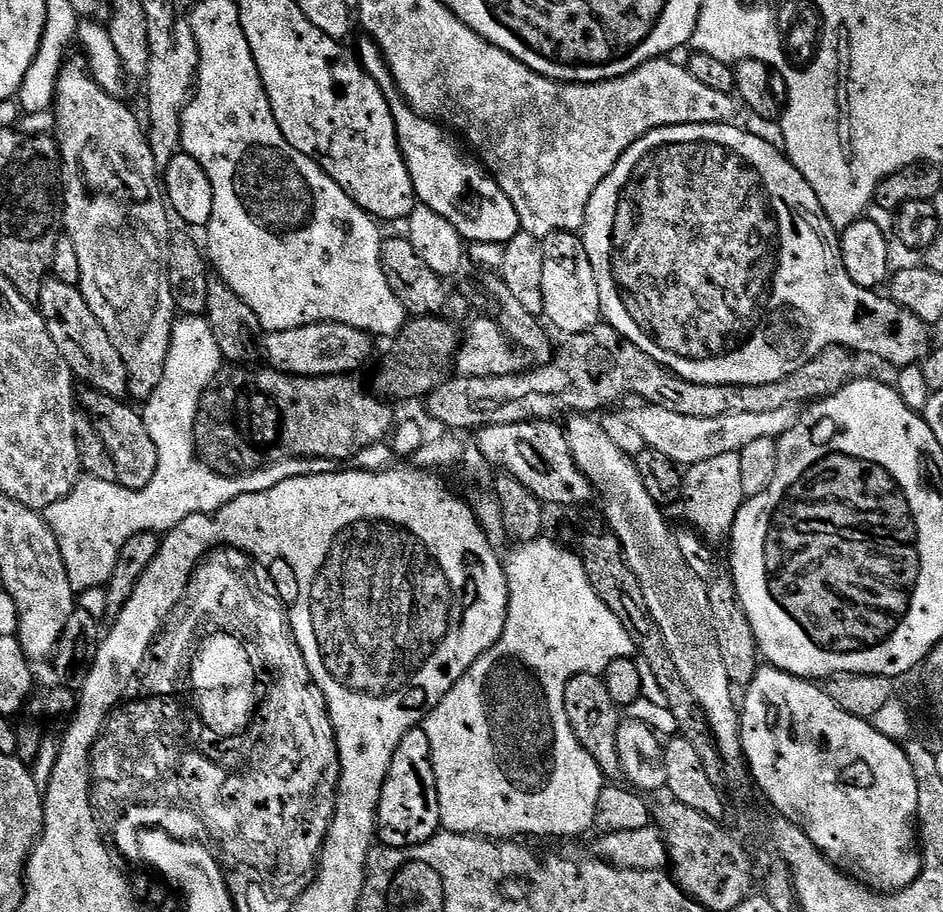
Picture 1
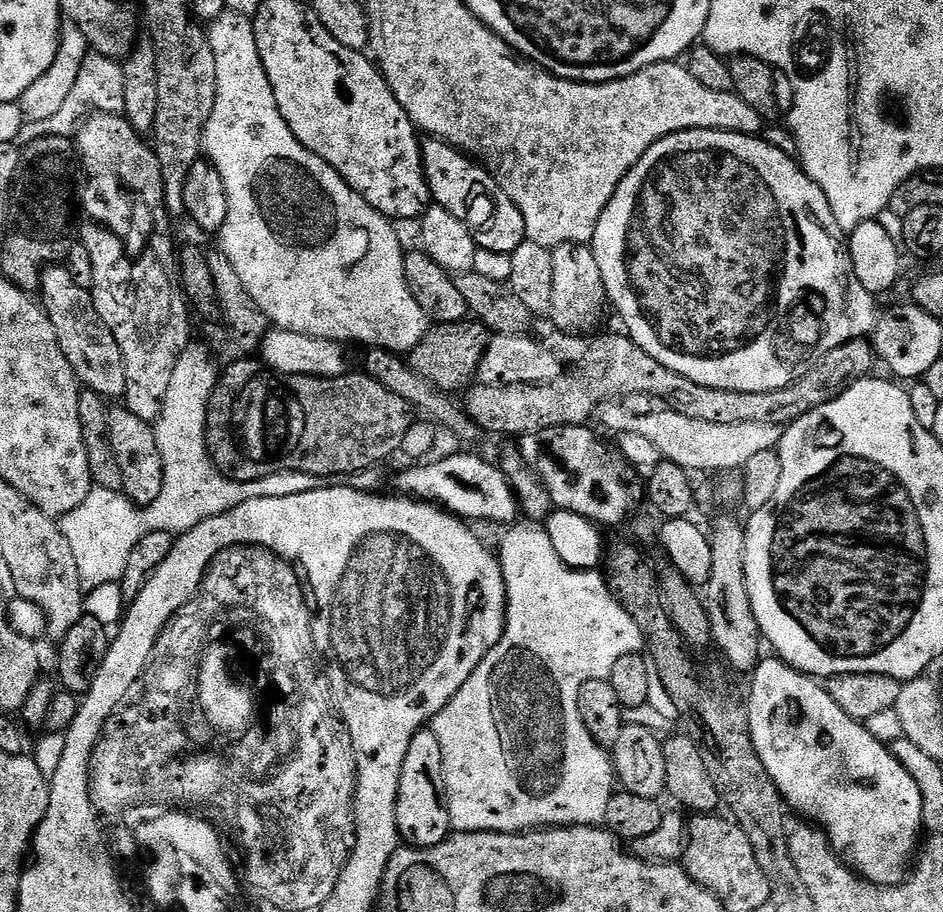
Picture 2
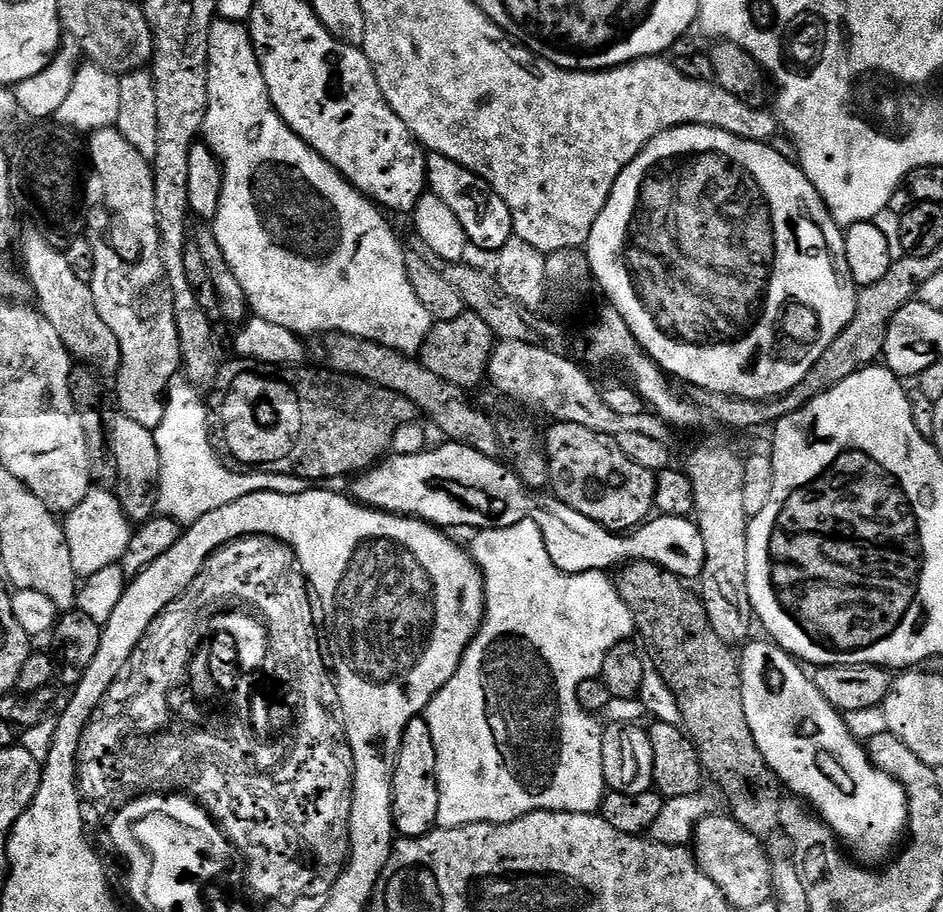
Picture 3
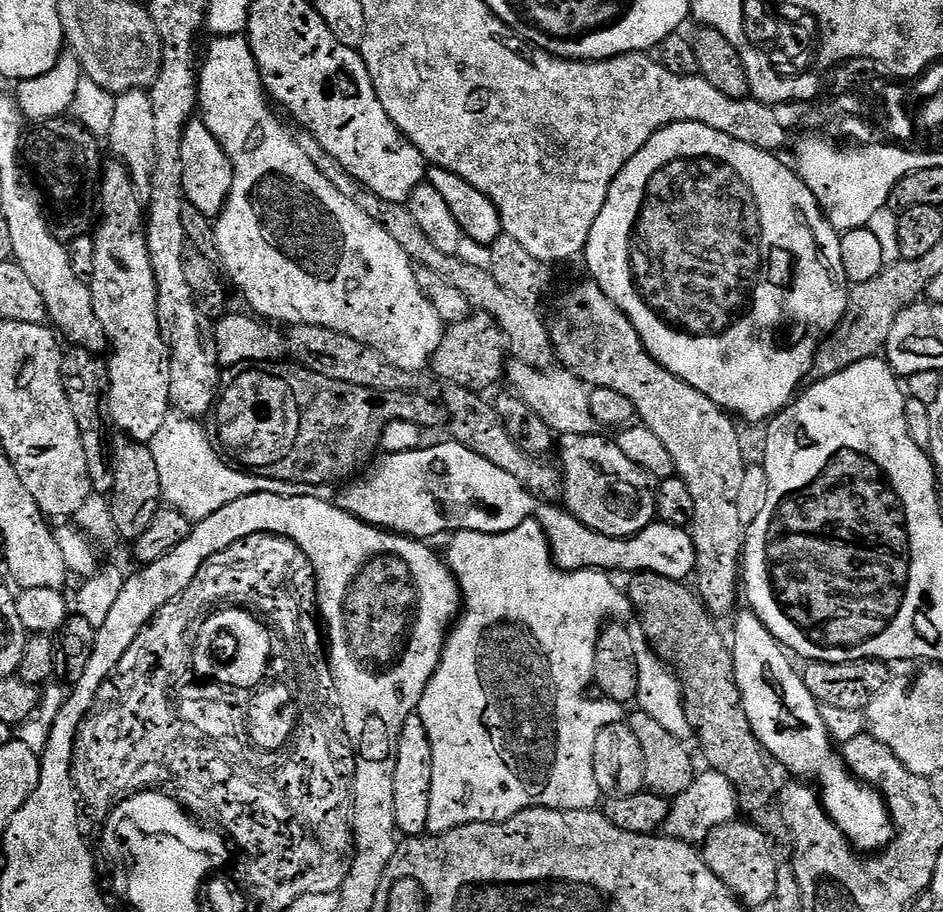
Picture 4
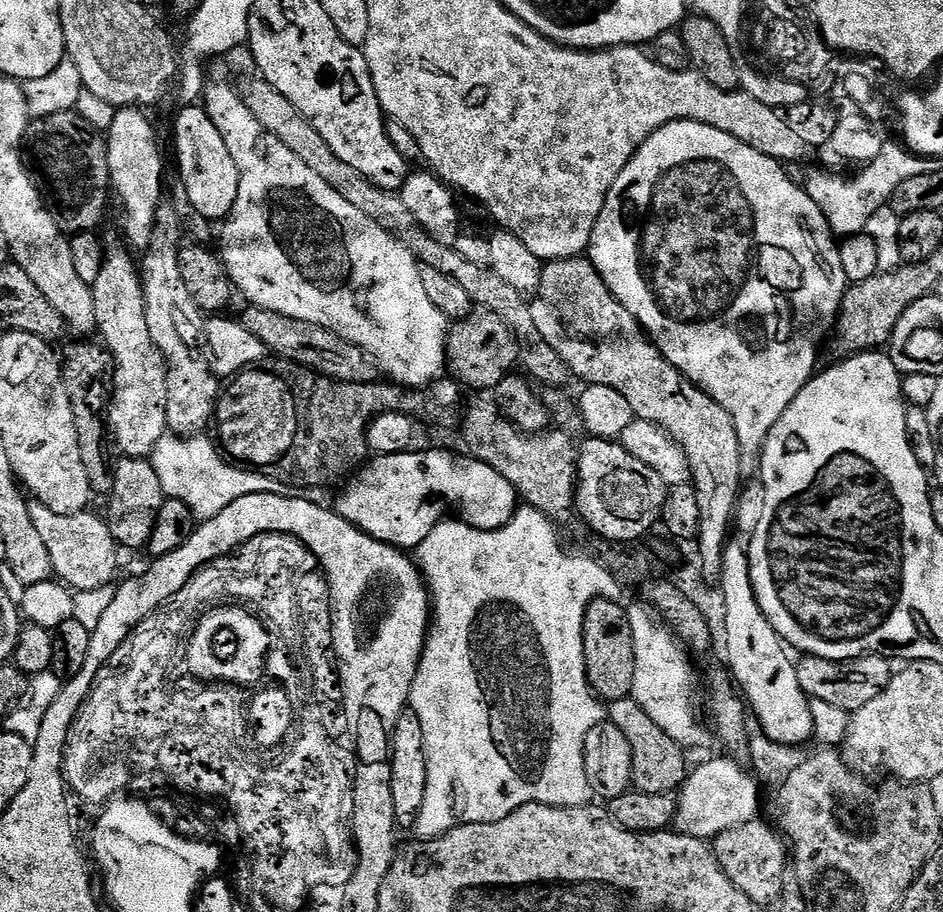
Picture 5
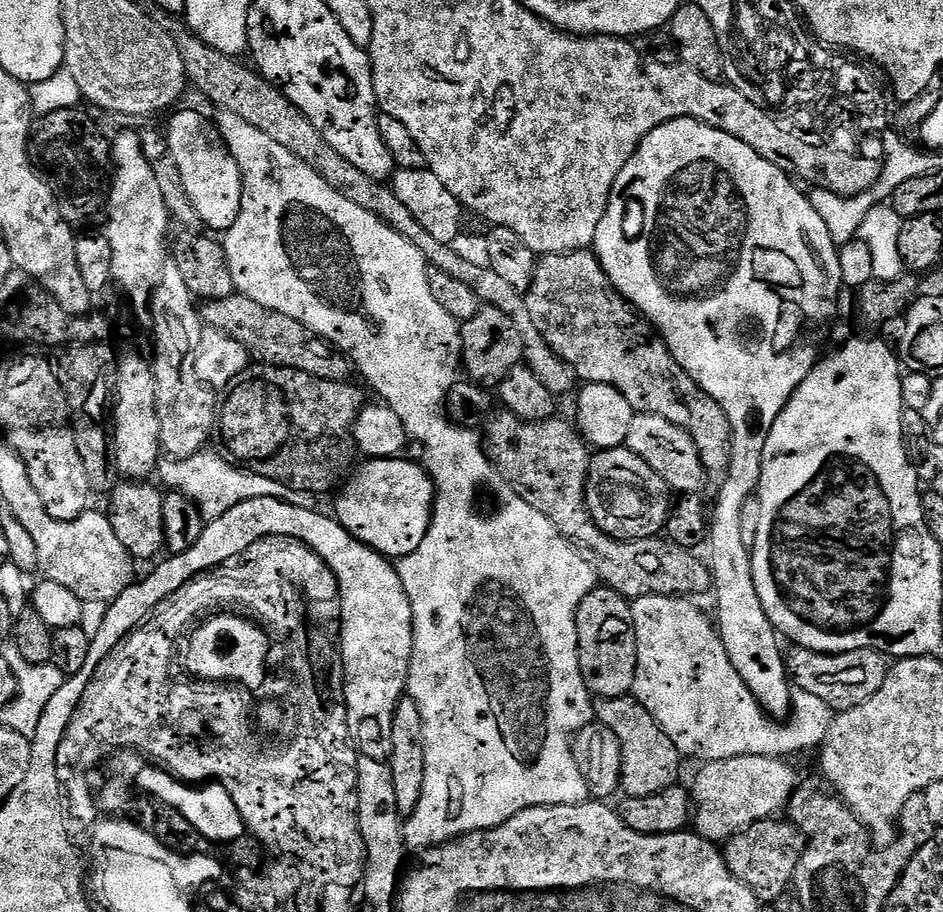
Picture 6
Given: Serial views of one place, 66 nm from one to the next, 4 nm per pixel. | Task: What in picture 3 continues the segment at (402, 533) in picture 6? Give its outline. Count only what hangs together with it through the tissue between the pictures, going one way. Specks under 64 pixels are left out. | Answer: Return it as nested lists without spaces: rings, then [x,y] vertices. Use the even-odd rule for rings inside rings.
[[[444,442],[441,448],[432,446],[418,454],[409,456],[392,454],[381,459],[367,472],[357,475],[351,481],[353,484],[350,496],[357,504],[362,504],[365,508],[374,508],[377,512],[390,512],[393,516],[407,516],[414,520],[424,520],[428,524],[435,524],[441,530],[452,530],[448,528],[472,528],[471,530],[505,528],[531,521],[538,526],[538,530],[542,530],[542,538],[546,550],[550,554],[550,562],[554,562],[554,566],[558,566],[558,570],[562,570],[566,574],[607,573],[612,570],[608,568],[618,567],[617,569],[619,569],[634,560],[645,560],[656,563],[665,572],[674,574],[685,582],[699,581],[702,566],[706,562],[706,542],[702,542],[702,534],[695,519],[686,516],[656,514],[645,520],[640,527],[631,529],[627,534],[613,532],[612,529],[594,522],[594,518],[586,518],[586,514],[578,514],[578,510],[566,506],[566,502],[562,502],[555,494],[535,496],[516,477],[519,475],[507,463],[504,465],[499,464],[500,462],[497,457],[478,454],[478,450],[465,444]]]

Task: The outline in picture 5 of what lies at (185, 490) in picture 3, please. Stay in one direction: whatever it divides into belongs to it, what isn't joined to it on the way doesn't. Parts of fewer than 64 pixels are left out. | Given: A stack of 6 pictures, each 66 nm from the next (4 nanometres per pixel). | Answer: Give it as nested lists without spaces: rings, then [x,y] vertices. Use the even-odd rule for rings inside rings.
[[[166,434],[160,439],[158,446],[154,446],[150,459],[167,499],[186,502],[197,521],[203,522],[226,510],[230,502],[246,498],[246,494],[279,492],[280,485],[276,480],[229,464],[219,447],[206,437],[204,434],[187,438]]]

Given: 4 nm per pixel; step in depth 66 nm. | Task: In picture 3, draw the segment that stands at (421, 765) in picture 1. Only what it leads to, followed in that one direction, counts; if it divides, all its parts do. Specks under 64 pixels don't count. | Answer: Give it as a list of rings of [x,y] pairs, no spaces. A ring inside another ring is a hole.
[[[417,718],[406,726],[403,738],[398,741],[396,763],[392,773],[392,822],[401,837],[425,836],[437,827],[438,778],[436,777],[436,751],[434,738],[430,738],[427,719]]]

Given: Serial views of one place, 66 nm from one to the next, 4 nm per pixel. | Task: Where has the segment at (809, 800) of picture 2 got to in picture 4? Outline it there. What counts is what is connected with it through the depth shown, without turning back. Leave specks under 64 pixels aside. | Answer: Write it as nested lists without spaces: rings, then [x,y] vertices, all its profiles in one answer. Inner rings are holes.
[[[751,610],[742,612],[735,617],[735,620],[737,619],[736,633],[730,636],[730,647],[734,658],[738,690],[742,694],[742,706],[746,710],[746,718],[750,718],[752,733],[758,738],[761,748],[775,763],[777,760],[782,767],[789,768],[796,775],[793,777],[803,778],[818,786],[822,793],[825,812],[838,826],[838,830],[842,830],[842,834],[853,849],[864,854],[879,853],[887,848],[894,839],[890,811],[883,795],[871,784],[853,775],[849,765],[847,768],[843,758],[835,752],[837,749],[834,747],[832,737],[828,734],[822,706],[816,701],[814,694],[810,694],[810,690],[806,690],[804,677],[798,668],[792,665],[793,657],[786,651],[784,645],[775,640],[770,634],[770,630],[766,630],[766,626],[756,617],[755,612]]]

